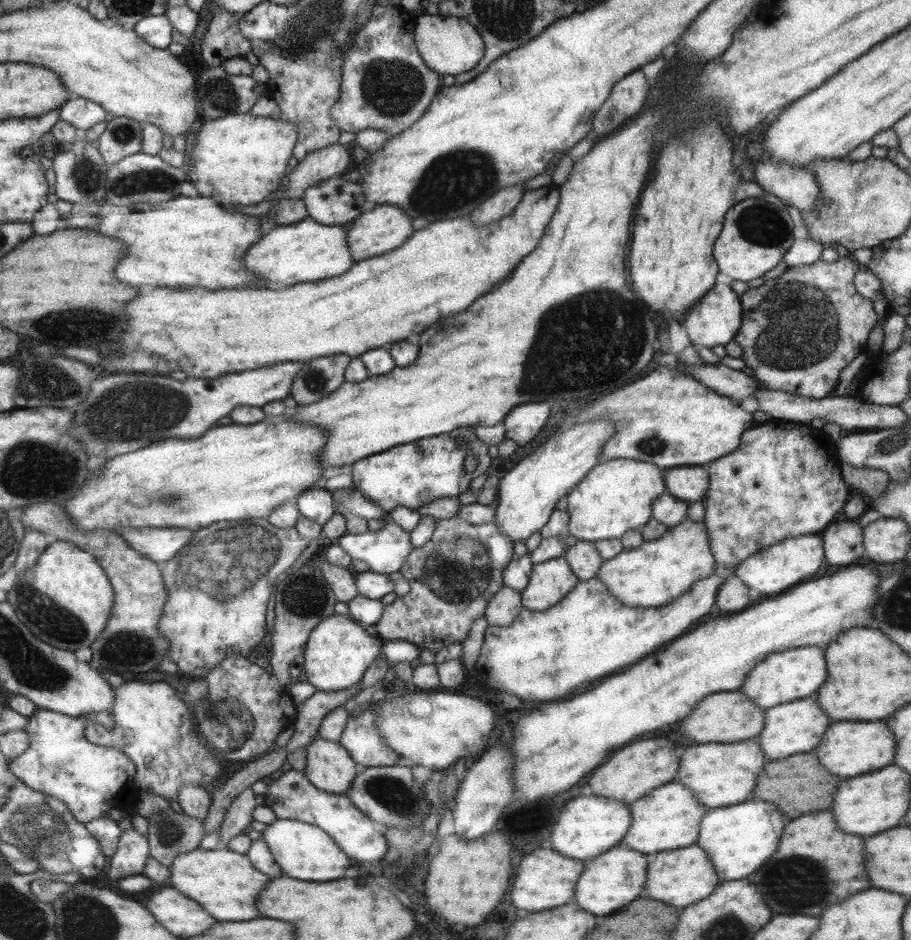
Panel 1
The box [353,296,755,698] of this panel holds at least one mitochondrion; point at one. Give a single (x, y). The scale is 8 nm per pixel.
(461, 571)

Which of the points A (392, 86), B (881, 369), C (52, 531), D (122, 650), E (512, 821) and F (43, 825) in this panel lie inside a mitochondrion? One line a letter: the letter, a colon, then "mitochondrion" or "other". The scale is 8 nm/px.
A: mitochondrion
B: mitochondrion
C: other
D: mitochondrion
E: other
F: mitochondrion

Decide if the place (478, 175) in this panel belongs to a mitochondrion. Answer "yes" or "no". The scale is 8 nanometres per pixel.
yes

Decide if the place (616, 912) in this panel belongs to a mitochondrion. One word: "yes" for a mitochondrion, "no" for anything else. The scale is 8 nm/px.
no

